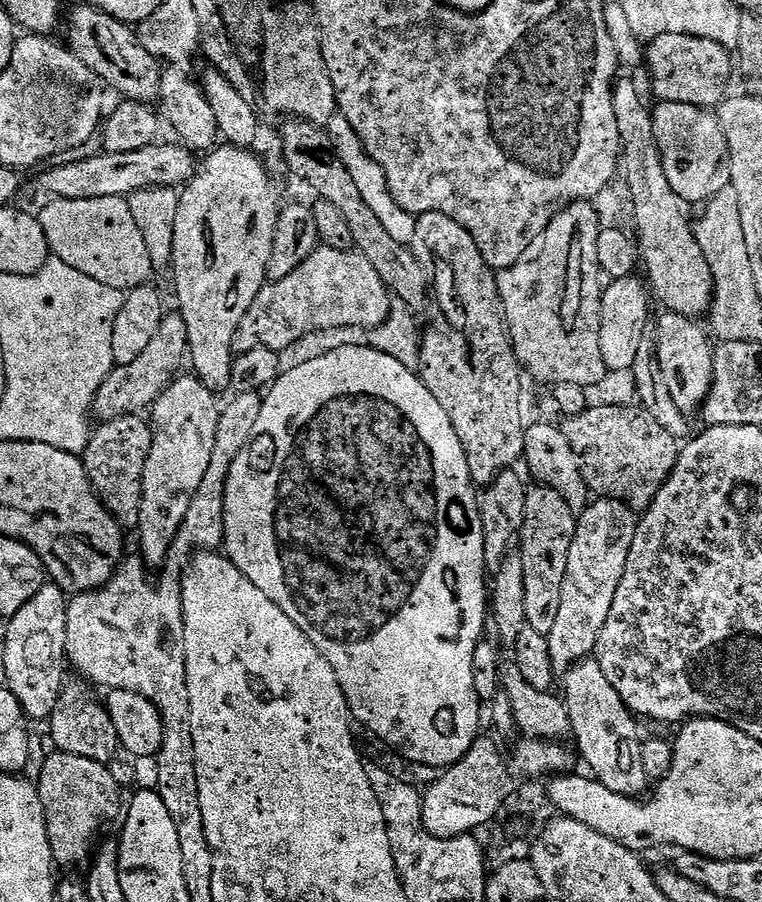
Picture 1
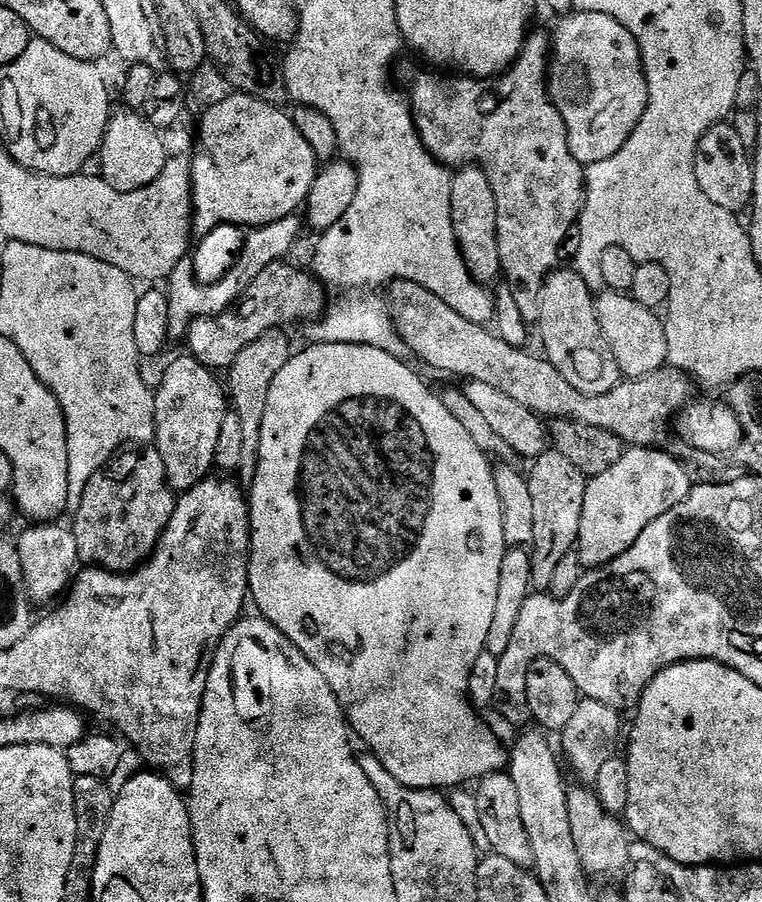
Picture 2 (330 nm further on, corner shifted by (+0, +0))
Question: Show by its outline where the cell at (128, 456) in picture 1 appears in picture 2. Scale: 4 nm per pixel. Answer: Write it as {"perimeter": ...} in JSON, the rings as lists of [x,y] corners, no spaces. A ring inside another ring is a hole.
{"perimeter":[[[132,446],[127,450],[121,450],[107,464],[103,464],[98,470],[98,474],[94,474],[94,478],[90,478],[90,482],[86,482],[86,490],[82,494],[82,506],[78,506],[78,510],[71,517],[70,527],[74,534],[74,542],[78,542],[78,554],[81,561],[88,566],[103,566],[109,570],[132,570],[137,567],[155,549],[157,540],[166,530],[166,526],[170,522],[170,518],[176,509],[177,493],[168,485],[166,478],[166,465],[162,462],[162,454],[155,446]]]}

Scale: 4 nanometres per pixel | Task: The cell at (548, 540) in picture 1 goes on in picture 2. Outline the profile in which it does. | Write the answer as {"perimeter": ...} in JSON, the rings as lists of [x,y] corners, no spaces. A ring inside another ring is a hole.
{"perimeter":[[[546,450],[531,461],[532,472],[527,473],[530,499],[534,502],[534,538],[530,545],[532,557],[532,586],[547,590],[554,579],[554,570],[577,547],[582,522],[582,502],[586,498],[589,477],[585,476],[566,454]]]}

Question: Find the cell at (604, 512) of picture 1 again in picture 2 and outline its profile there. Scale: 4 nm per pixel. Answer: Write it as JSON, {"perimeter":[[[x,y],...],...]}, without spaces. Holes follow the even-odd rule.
{"perimeter":[[[656,446],[629,447],[614,466],[591,477],[586,486],[578,541],[580,563],[585,569],[600,568],[626,554],[626,550],[638,542],[638,534],[642,534],[654,518],[666,514],[666,510],[674,510],[678,502],[688,497],[693,486],[682,466],[665,450]]]}

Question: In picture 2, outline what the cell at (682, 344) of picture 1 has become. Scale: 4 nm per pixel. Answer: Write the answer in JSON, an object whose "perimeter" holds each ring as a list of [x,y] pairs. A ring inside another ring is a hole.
{"perimeter":[[[601,291],[596,296],[596,313],[602,332],[621,373],[625,377],[649,376],[668,364],[665,321],[653,309],[642,306],[631,294]]]}

